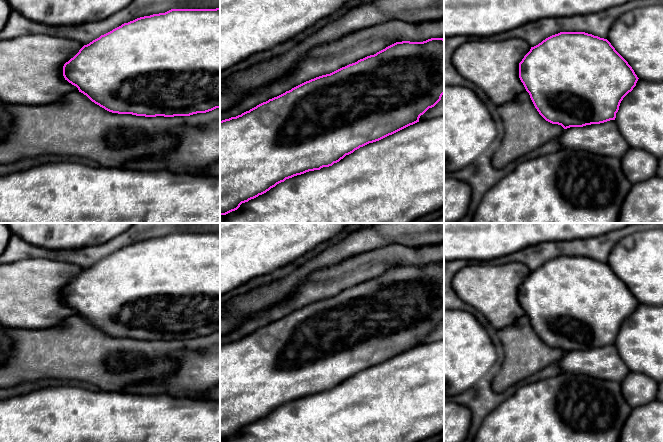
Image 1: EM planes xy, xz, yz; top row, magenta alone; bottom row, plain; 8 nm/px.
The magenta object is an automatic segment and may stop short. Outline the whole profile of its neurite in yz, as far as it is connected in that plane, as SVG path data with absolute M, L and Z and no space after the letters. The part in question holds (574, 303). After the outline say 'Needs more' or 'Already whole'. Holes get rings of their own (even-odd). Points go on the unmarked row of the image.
M560 256L531 271L519 287L519 302L539 338L546 345L561 349L564 353L615 344L621 325L639 303L607 263L585 256Z. Already whole

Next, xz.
M444 263L396 266L374 279L306 305L256 331L220 345L220 440L286 403L332 390L346 379L410 349L444 318Z. Already whole

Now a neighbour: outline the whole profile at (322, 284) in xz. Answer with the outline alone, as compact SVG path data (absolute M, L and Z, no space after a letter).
M444 243L419 248L390 244L351 256L336 265L312 273L282 301L251 314L234 331L220 336L220 345L241 339L306 305L374 279L396 266L423 266L431 262L444 263Z

